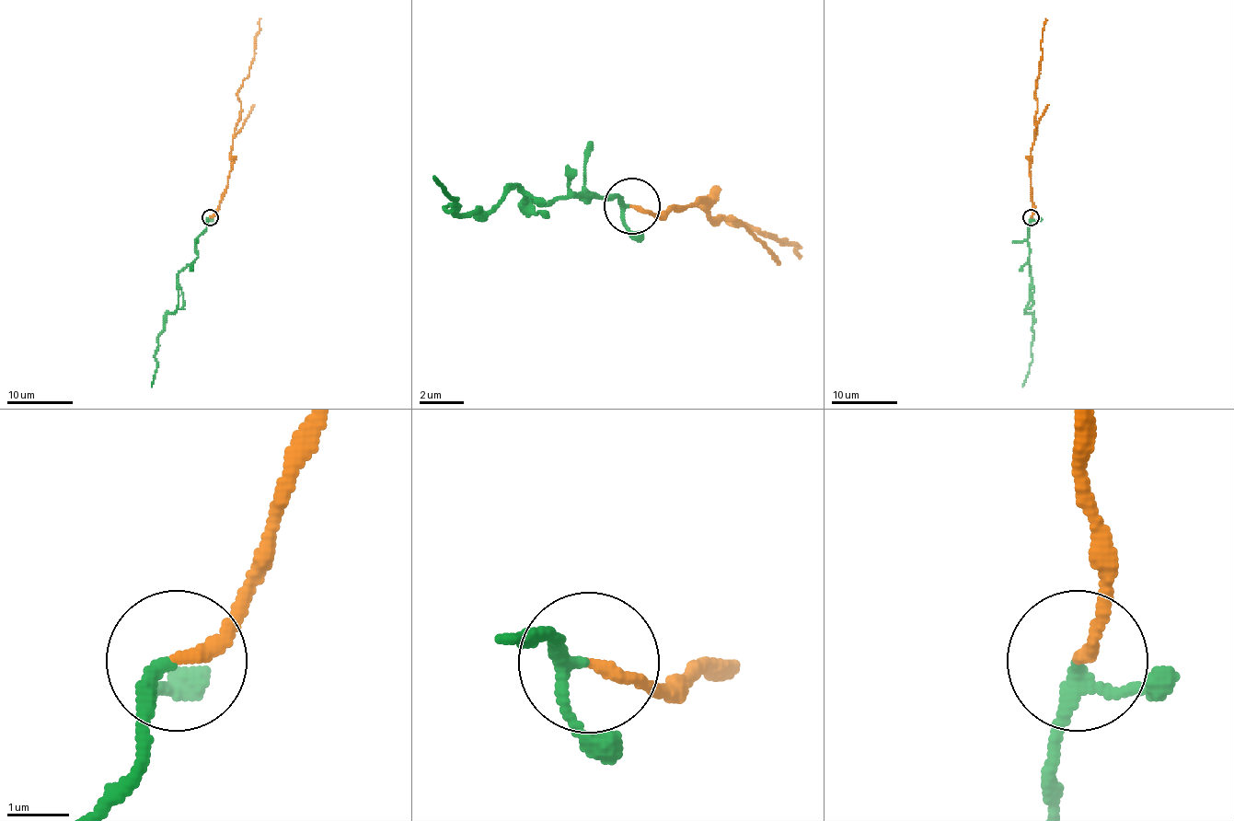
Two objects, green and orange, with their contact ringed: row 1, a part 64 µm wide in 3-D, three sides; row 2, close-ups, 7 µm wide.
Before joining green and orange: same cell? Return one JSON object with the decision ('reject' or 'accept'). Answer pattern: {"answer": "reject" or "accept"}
{"answer": "accept"}

